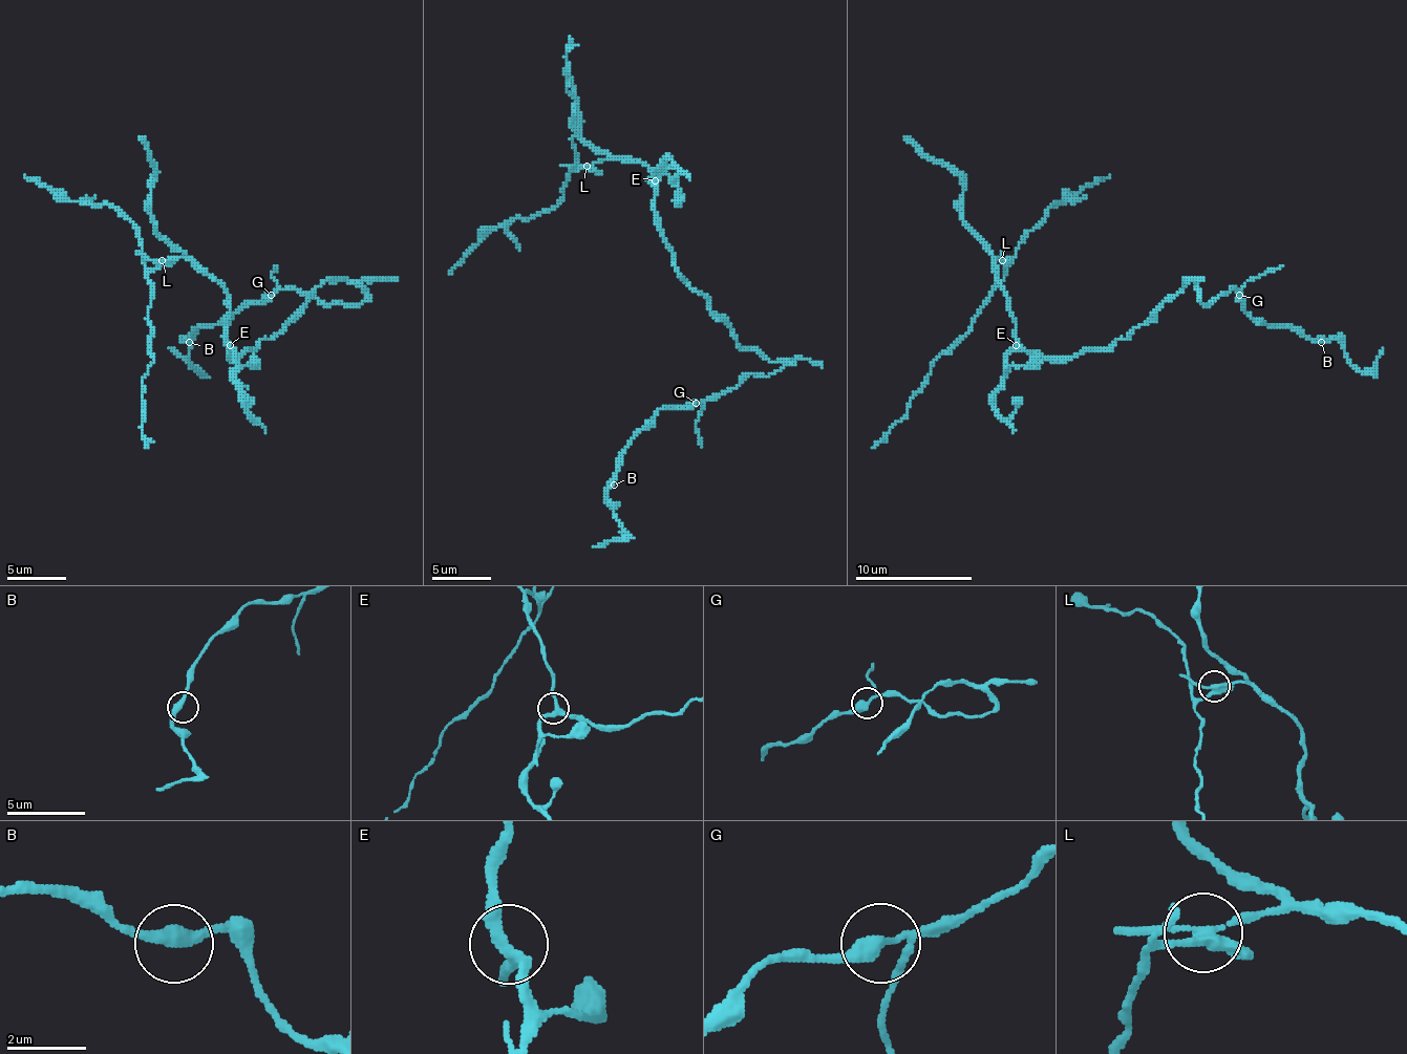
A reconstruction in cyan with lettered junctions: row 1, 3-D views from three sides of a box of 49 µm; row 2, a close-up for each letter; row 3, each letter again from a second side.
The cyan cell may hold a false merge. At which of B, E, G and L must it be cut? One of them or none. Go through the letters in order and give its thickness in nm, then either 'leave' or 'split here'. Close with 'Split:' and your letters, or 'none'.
B: calibre 340 nm; leave
E: calibre 260 nm; leave
G: calibre 280 nm; leave
L: calibre 280 nm; split here
Split: L

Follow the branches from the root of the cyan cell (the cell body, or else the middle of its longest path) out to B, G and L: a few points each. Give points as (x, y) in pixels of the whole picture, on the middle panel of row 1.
B: (699, 292), (743, 347), (789, 365), (766, 377), (748, 373), (699, 403), (663, 406), (629, 444), (614, 485)
G: (699, 292), (743, 347), (760, 350), (772, 362), (789, 365), (766, 377), (748, 373), (733, 388), (696, 403)
L: (699, 292), (675, 267), (675, 253), (657, 223), (655, 174), (640, 163), (619, 159), (587, 166)

